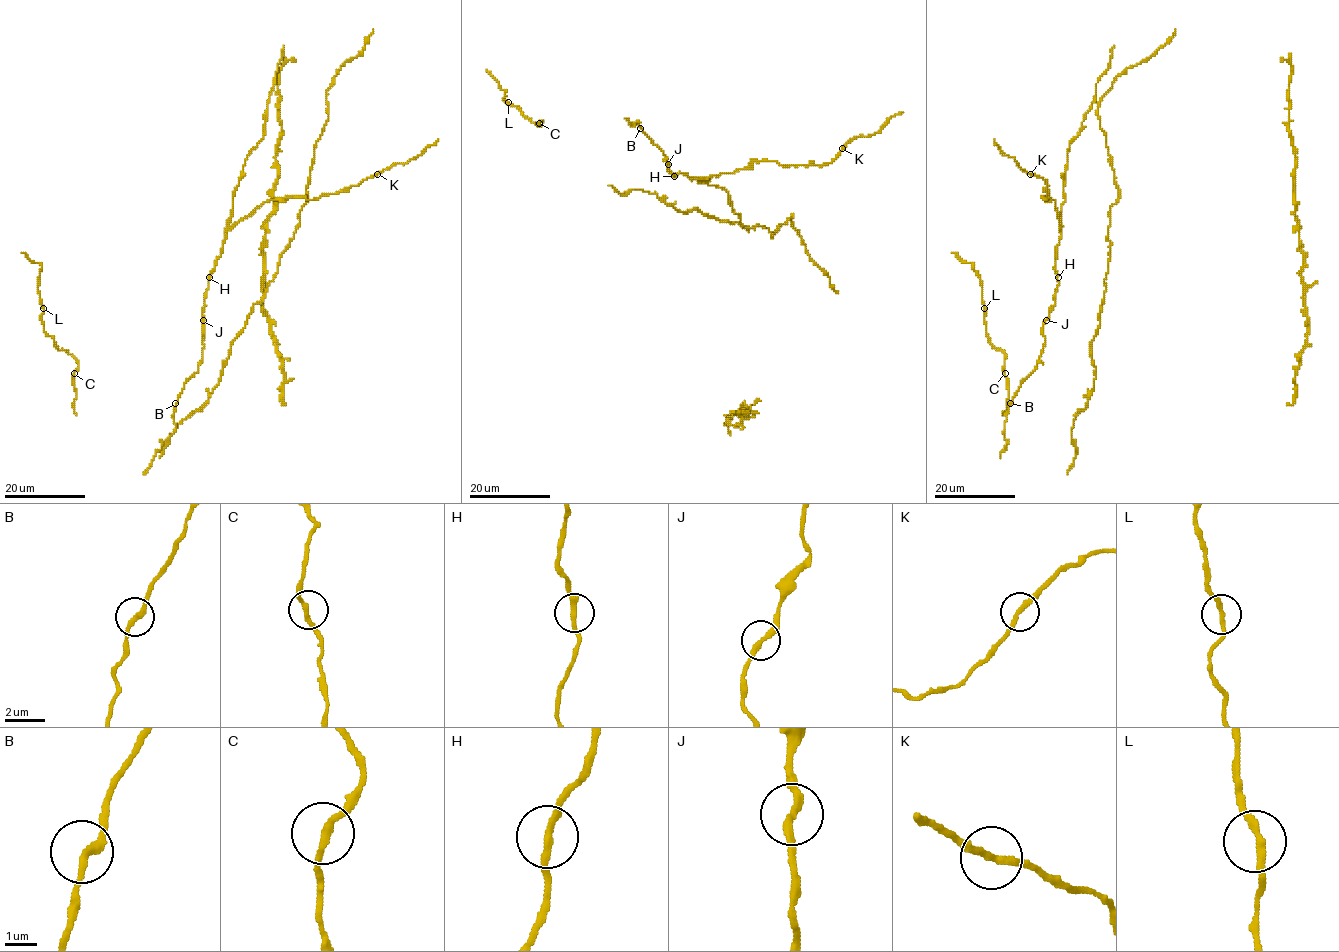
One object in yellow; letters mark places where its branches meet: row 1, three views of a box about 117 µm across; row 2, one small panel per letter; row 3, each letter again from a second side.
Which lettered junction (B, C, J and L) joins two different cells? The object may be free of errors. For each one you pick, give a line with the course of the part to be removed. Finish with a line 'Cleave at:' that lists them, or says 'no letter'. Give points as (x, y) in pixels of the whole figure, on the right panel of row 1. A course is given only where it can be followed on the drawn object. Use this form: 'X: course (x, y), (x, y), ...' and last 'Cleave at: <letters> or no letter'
Cleave at: no letter

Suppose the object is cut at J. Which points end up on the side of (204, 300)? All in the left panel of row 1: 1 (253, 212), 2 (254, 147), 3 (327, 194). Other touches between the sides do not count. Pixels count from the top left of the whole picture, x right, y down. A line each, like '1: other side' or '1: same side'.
1: same side
2: same side
3: same side

